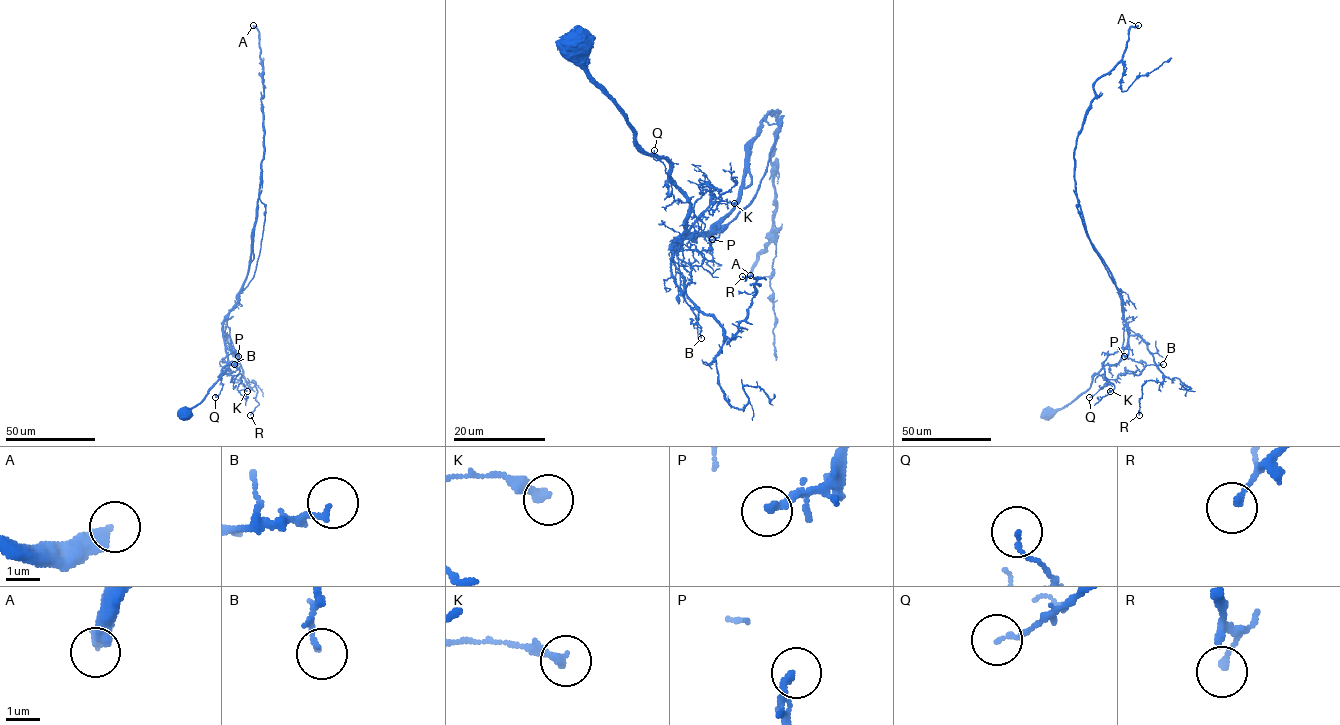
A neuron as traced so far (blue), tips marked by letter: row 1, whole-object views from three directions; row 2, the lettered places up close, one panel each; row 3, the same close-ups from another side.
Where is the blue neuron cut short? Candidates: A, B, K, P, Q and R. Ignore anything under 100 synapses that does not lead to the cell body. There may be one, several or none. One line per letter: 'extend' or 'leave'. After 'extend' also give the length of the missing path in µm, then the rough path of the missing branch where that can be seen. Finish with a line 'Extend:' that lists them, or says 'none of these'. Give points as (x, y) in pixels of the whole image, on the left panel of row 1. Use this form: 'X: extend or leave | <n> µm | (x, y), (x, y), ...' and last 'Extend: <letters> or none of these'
A: extend | 300 µm | (253, 25), (268, 51), (271, 45), (267, 56), (273, 166), (289, 253), (316, 311), (322, 349), (318, 348)
B: leave
K: leave
P: leave
Q: leave
R: leave
Extend: A

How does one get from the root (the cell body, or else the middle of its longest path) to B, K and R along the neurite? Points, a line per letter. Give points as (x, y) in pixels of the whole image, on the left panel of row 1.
B: (184, 411), (204, 398), (229, 365), (228, 356), (223, 358), (227, 364), (234, 364)
K: (184, 411), (204, 398), (229, 365), (226, 349), (238, 356), (242, 381), (237, 389), (247, 391)
R: (184, 411), (204, 398), (229, 365), (223, 336), (226, 335), (245, 380), (255, 382), (259, 404), (250, 415)

